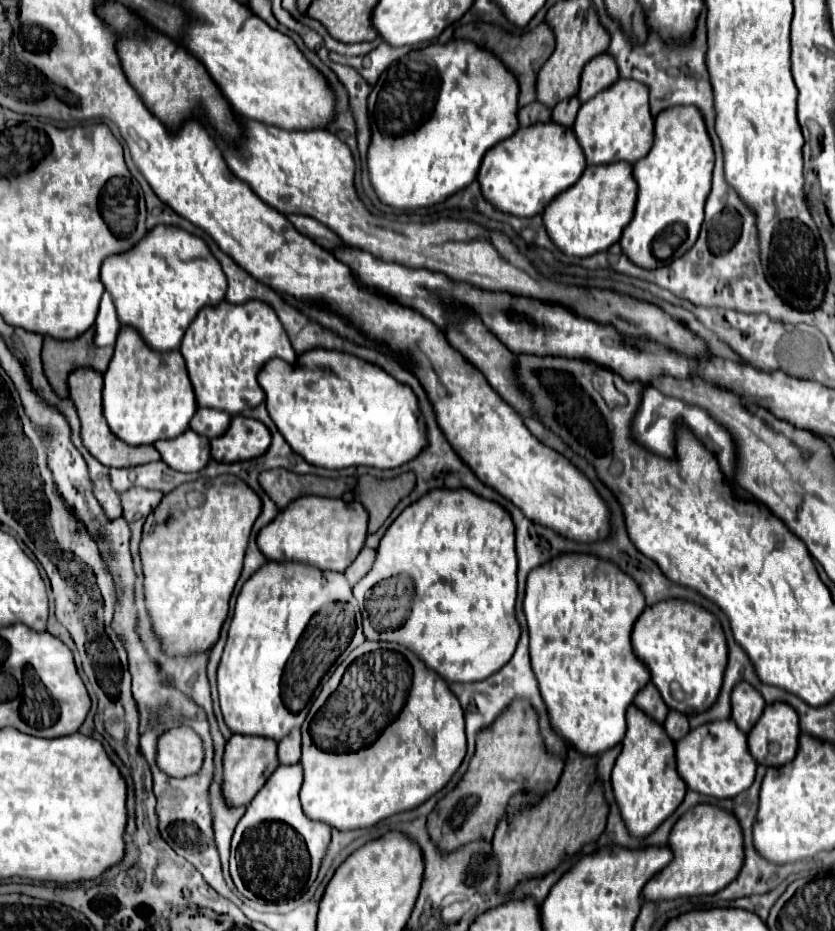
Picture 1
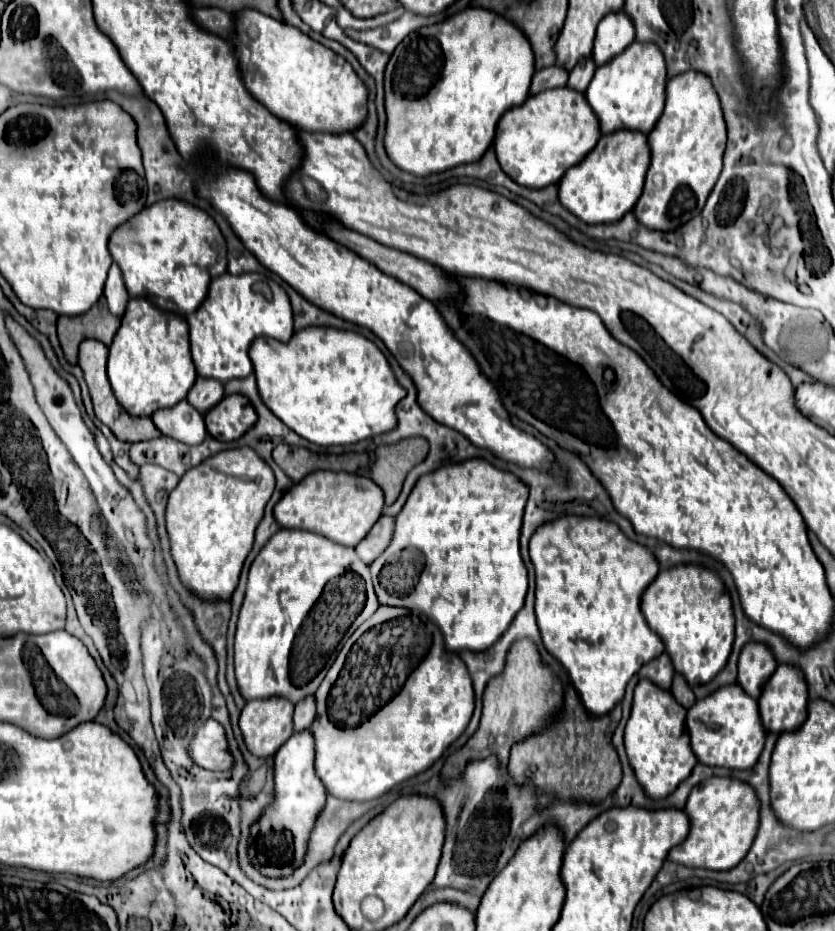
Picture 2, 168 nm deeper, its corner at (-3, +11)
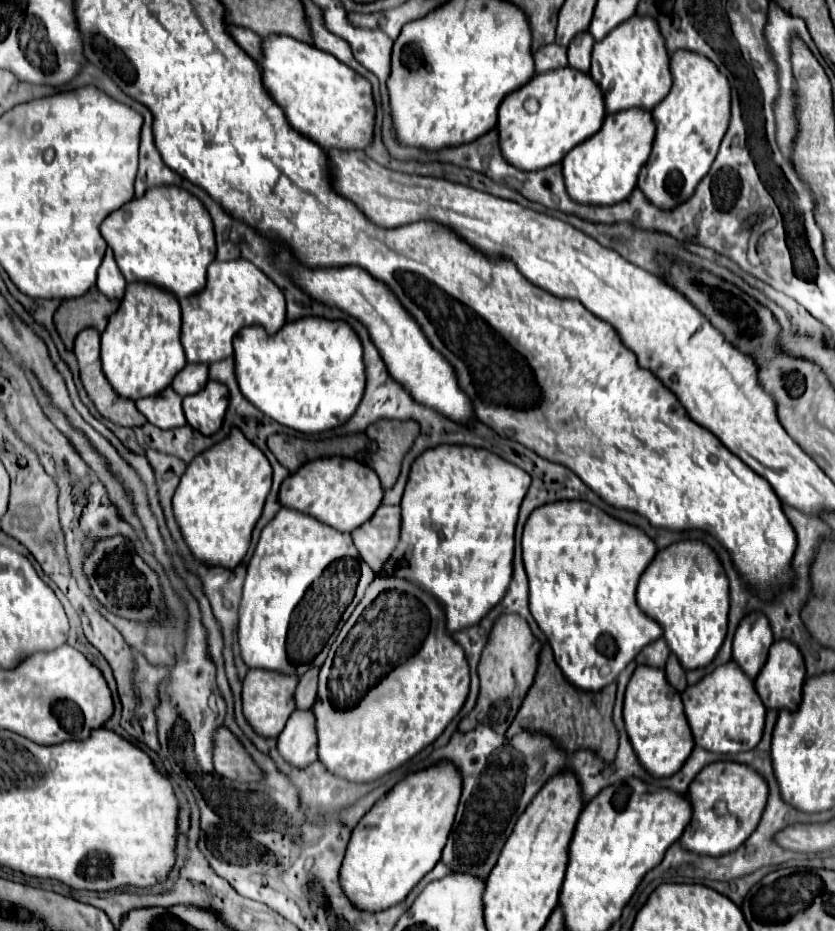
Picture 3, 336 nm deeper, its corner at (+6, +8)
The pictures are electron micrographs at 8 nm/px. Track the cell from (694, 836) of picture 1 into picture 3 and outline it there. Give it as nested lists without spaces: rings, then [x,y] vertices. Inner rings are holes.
[[[716,761],[706,765],[690,783],[688,799],[692,801],[692,821],[682,833],[682,845],[688,851],[720,857],[738,849],[758,825],[768,799],[768,783],[750,765],[736,761]]]

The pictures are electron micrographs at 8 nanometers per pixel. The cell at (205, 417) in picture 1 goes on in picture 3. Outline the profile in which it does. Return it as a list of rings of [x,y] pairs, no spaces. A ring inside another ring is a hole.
[[[188,363],[182,371],[176,373],[172,379],[172,387],[178,395],[186,397],[192,393],[198,393],[208,381],[208,367],[204,363]]]

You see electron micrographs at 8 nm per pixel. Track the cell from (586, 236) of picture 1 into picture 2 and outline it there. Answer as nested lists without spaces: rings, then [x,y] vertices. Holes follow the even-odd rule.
[[[615,132],[615,136],[603,136],[585,160],[579,166],[569,168],[567,176],[563,176],[559,182],[559,202],[585,224],[597,226],[619,222],[639,200],[647,164],[649,156],[645,134]]]

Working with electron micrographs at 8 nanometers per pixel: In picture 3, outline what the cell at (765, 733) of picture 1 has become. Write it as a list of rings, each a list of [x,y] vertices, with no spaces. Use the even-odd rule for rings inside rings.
[[[778,639],[772,643],[768,659],[756,677],[756,691],[768,709],[796,711],[802,701],[804,679],[806,679],[806,667],[804,667],[804,657],[800,649],[788,639]]]

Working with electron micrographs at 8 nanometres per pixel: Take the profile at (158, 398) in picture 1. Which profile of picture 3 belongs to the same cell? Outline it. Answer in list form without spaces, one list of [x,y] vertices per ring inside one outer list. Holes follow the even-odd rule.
[[[130,283],[118,311],[110,317],[102,333],[102,369],[106,379],[118,395],[136,401],[140,397],[158,395],[184,365],[186,355],[180,343],[178,299],[152,283]]]

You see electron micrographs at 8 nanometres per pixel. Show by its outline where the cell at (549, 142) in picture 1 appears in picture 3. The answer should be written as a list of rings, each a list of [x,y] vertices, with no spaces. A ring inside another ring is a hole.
[[[572,67],[538,73],[522,85],[522,89],[512,91],[502,101],[498,109],[500,149],[514,167],[520,167],[522,171],[538,171],[552,163],[560,163],[570,149],[600,131],[604,117],[604,95],[588,73]],[[530,97],[540,103],[536,113],[524,109],[524,101]]]

